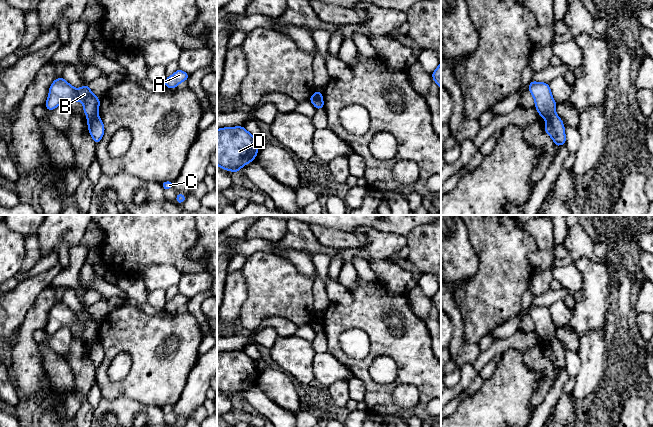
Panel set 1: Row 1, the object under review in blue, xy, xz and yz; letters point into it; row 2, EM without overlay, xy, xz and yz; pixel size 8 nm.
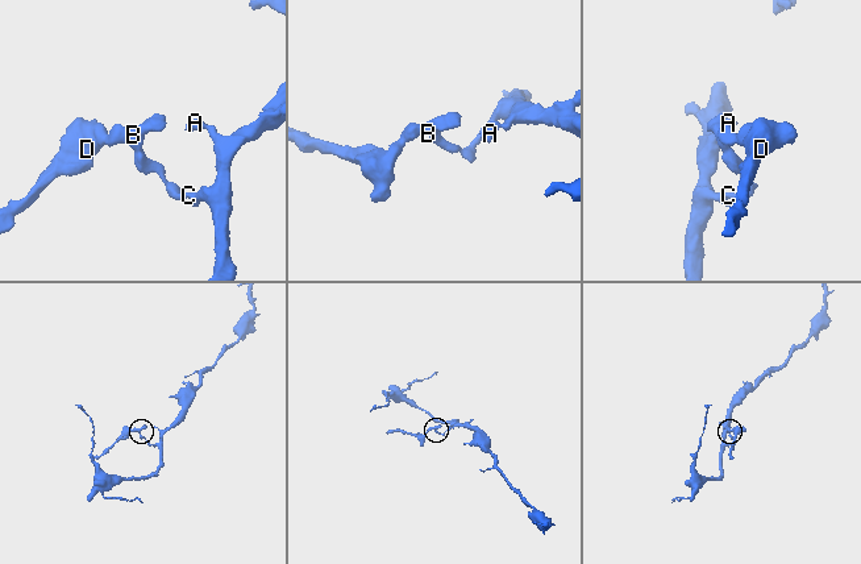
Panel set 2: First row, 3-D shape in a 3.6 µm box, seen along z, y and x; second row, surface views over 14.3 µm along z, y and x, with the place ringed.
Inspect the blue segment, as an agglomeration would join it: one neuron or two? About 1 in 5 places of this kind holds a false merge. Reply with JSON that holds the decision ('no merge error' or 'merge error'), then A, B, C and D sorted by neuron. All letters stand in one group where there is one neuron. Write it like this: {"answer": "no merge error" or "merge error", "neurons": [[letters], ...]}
{"answer": "merge error", "neurons": [["A", "C"], ["B", "D"]]}

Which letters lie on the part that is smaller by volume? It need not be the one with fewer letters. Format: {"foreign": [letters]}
{"foreign": ["B", "D"]}

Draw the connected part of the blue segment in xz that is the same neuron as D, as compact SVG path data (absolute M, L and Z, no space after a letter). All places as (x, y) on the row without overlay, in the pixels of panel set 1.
M243 350L217 353L217 389L221 393L238 397L258 375L256 362Z

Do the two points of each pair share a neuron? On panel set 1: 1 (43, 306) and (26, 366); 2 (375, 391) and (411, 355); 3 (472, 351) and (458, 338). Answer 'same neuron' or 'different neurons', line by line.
1: same neuron
2: same neuron
3: same neuron

